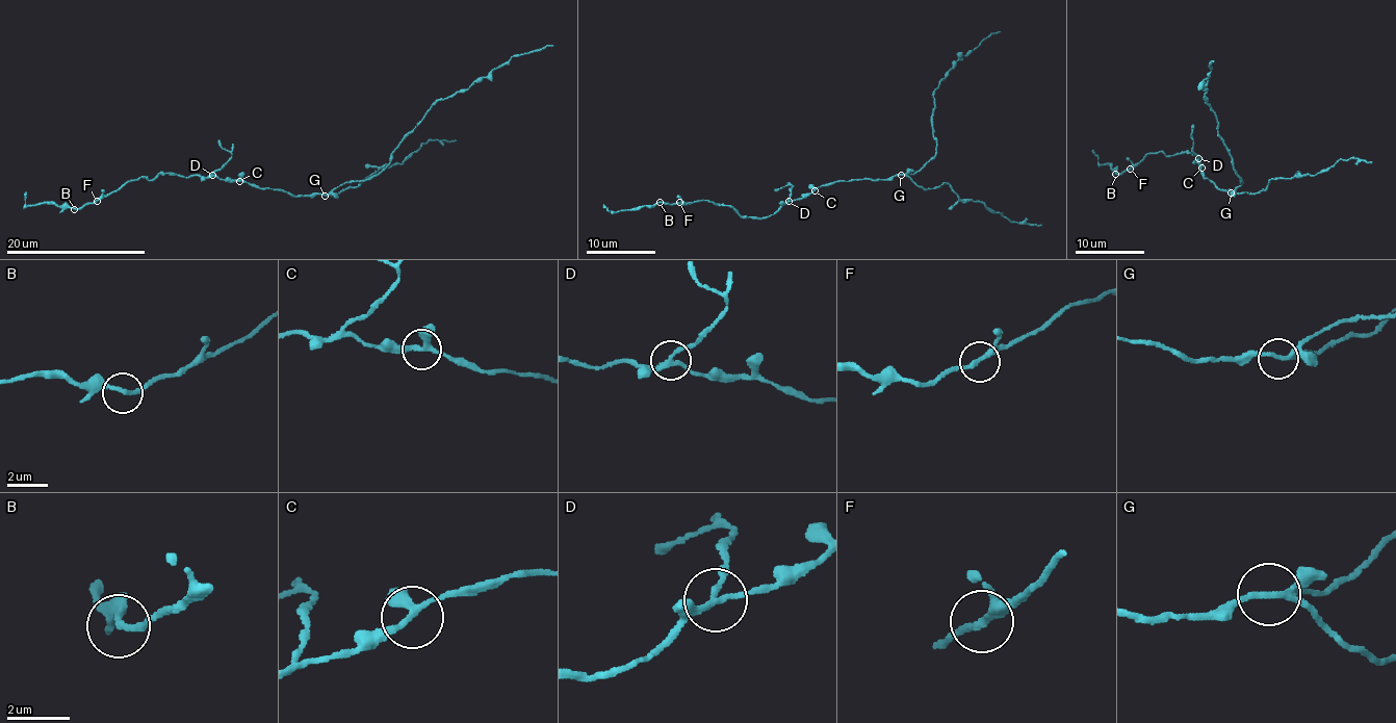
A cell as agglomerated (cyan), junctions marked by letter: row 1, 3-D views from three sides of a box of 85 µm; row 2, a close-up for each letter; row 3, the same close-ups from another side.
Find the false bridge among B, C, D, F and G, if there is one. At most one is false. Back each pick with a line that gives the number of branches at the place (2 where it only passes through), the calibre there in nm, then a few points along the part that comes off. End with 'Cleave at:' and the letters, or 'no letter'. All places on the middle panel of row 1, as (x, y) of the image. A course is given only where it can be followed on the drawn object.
D: branches 3; calibre 190 nm; course (787, 202), (793, 185), (774, 190)
Cleave at: D

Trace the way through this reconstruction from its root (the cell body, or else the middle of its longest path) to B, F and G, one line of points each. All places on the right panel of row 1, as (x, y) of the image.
B: (1217, 187), (1200, 174), (1196, 161), (1200, 158), (1186, 152), (1169, 156), (1148, 152), (1129, 170), (1115, 174)
F: (1217, 187), (1203, 178), (1196, 161), (1200, 158), (1191, 153), (1169, 156), (1148, 152), (1130, 169)
G: (1217, 187), (1231, 192)

